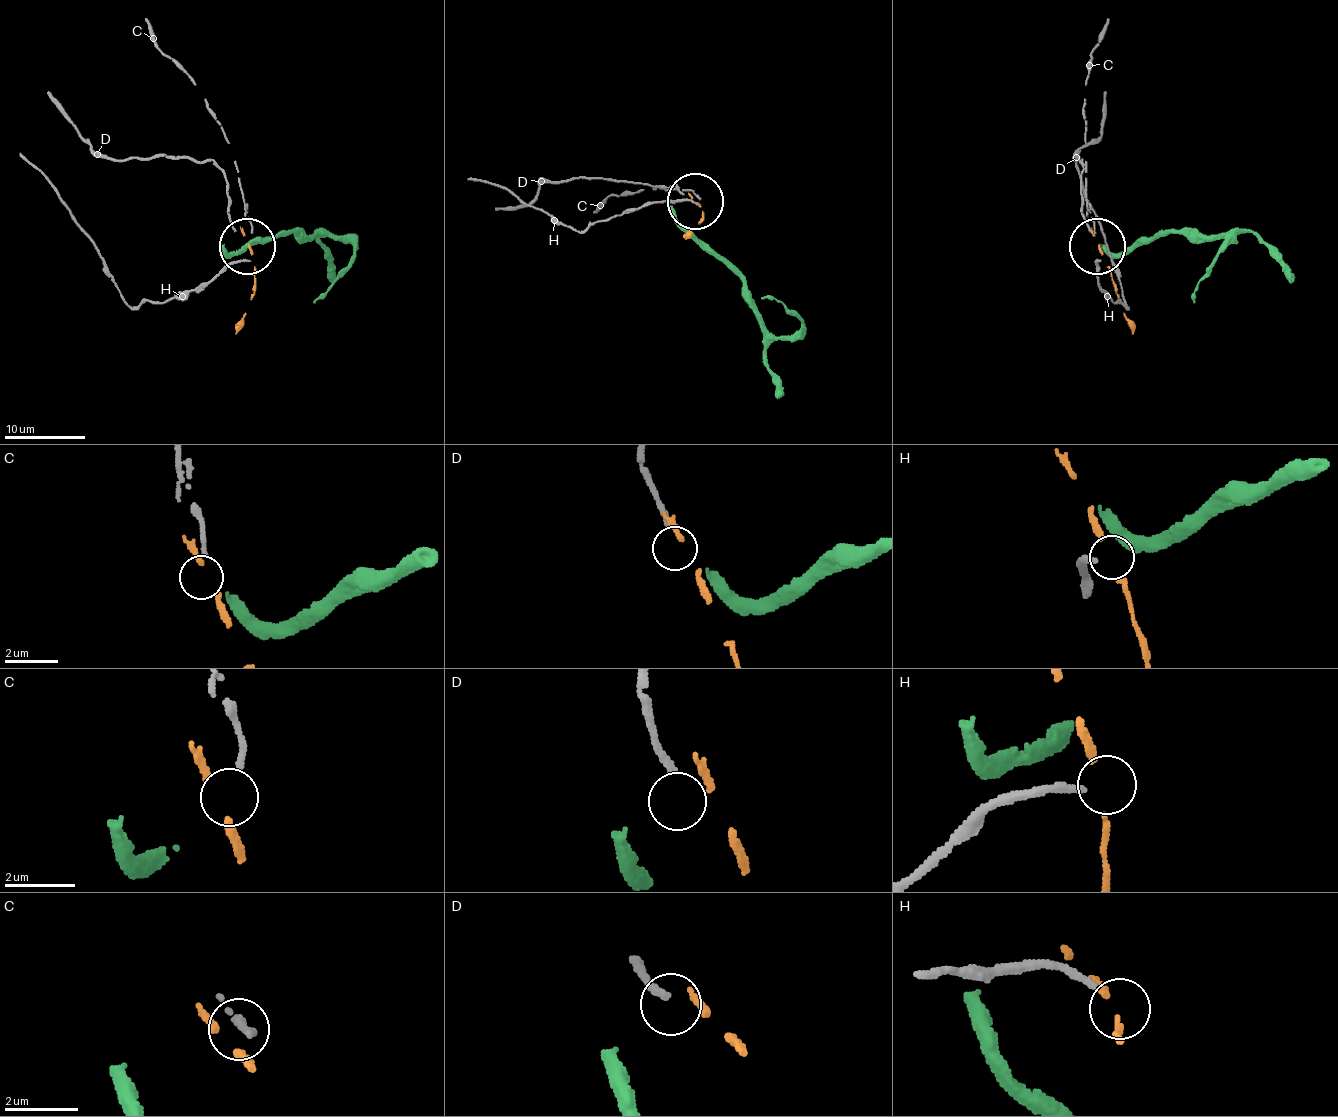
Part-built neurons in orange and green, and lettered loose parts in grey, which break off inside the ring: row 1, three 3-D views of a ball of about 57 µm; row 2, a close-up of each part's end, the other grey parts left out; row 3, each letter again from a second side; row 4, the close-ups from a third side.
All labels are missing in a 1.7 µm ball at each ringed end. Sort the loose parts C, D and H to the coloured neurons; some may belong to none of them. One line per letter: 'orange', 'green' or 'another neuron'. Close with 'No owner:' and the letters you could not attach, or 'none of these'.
C: another neuron
D: another neuron
H: another neuron
No owner: C, D, H

